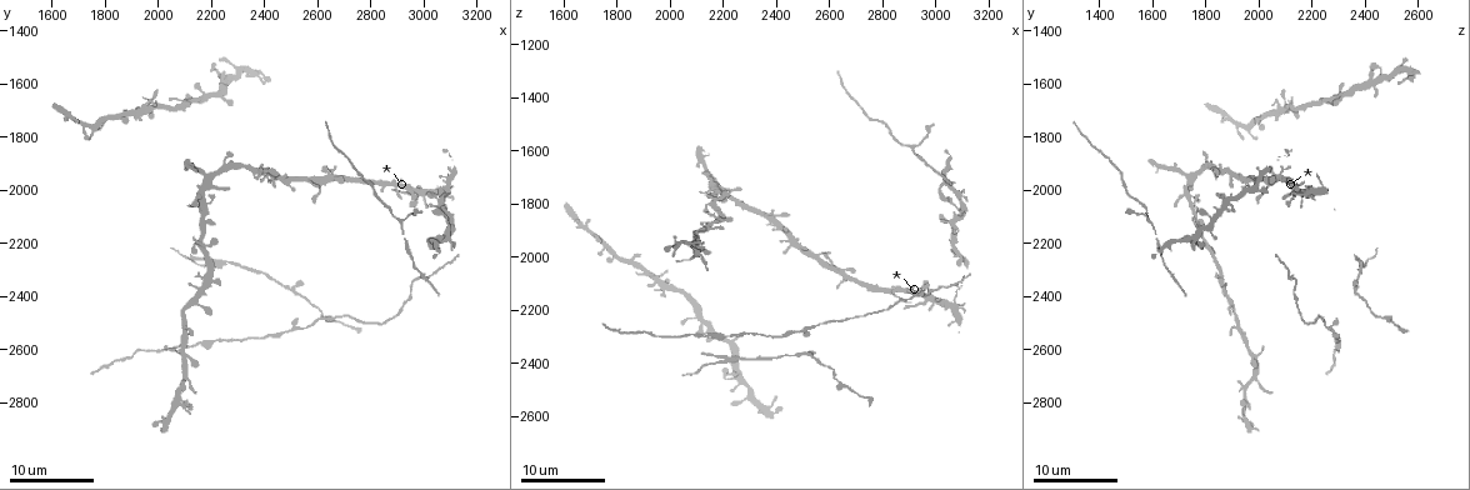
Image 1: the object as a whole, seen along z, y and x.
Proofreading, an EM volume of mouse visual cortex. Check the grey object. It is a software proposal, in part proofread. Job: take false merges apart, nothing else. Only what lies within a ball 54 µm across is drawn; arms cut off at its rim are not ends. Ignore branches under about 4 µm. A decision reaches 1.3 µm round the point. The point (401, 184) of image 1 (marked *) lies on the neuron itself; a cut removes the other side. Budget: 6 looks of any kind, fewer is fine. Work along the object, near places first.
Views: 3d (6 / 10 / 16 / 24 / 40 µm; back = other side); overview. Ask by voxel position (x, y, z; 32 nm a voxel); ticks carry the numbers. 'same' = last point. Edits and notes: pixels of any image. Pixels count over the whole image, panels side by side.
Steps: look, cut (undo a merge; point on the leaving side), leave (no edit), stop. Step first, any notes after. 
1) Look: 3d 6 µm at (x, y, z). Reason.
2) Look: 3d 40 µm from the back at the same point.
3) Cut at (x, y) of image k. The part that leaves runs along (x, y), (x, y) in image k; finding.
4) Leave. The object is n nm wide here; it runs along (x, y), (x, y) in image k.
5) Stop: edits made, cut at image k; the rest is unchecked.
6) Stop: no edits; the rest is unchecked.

Look: 3d 24 µm at (2520, 2390, 2360). Three arms meet.

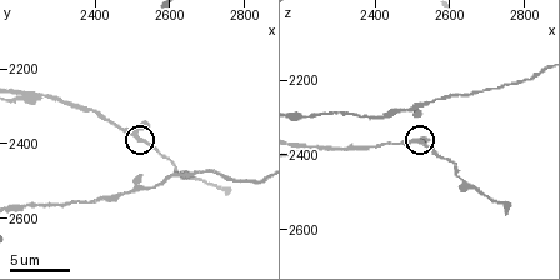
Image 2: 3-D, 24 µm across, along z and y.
Look: 3d 6 µm at (2520, 2390, 2360).

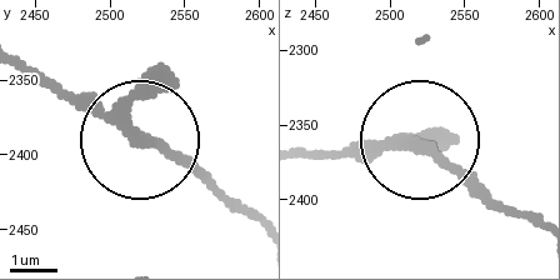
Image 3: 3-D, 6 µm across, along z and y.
Leave. All the same neuron.

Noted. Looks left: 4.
Look: 3d 6 µm at (2510, 2520, 2270).

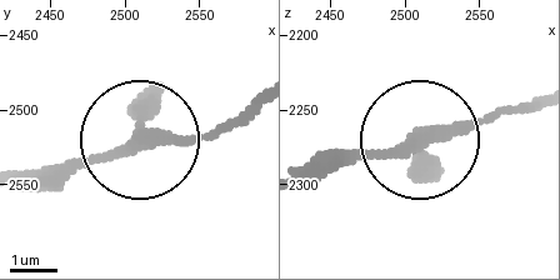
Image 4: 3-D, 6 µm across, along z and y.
Leave. 3 arms meet here; continuous, no second neuron.

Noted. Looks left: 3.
Look: 3d 24 µm at (2250, 1890, 1790).

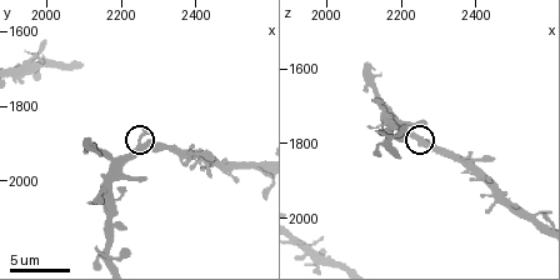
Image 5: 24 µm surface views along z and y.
Look: 3d 6 µm at the same point.

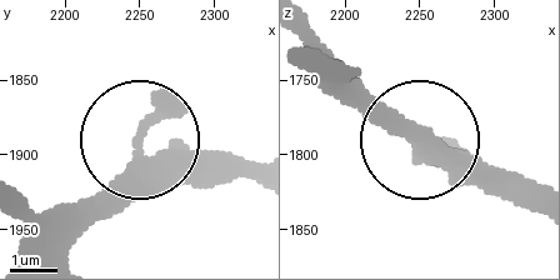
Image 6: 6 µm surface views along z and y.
Leave. The object is 350 nm wide here; one neuron here.

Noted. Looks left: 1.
Stop: no edits; the rest is unchecked.

